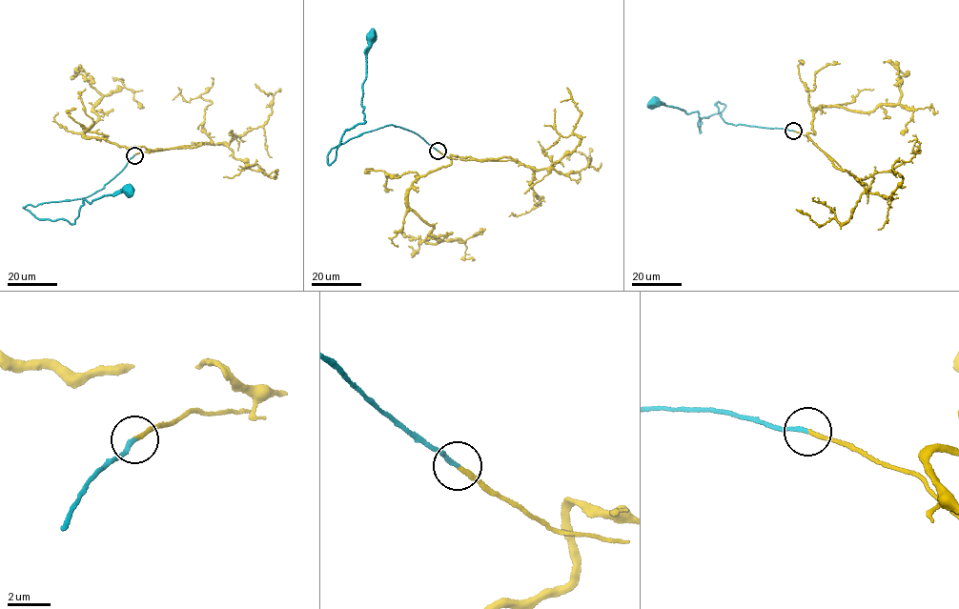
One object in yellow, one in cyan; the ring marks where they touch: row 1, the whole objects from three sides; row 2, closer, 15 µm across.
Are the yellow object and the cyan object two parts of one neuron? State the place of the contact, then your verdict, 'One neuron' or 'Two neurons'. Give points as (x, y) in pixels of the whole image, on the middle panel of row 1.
Place: (438, 151). One neuron

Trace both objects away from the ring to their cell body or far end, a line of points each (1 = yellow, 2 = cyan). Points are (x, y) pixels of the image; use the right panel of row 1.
1: (793, 131), (819, 149), (807, 134), (815, 133), (810, 123), (821, 106), (866, 113), (884, 105), (937, 111)
2: (793, 131), (725, 122), (714, 105), (719, 101), (725, 107), (701, 118), (701, 131), (698, 112), (654, 102)

